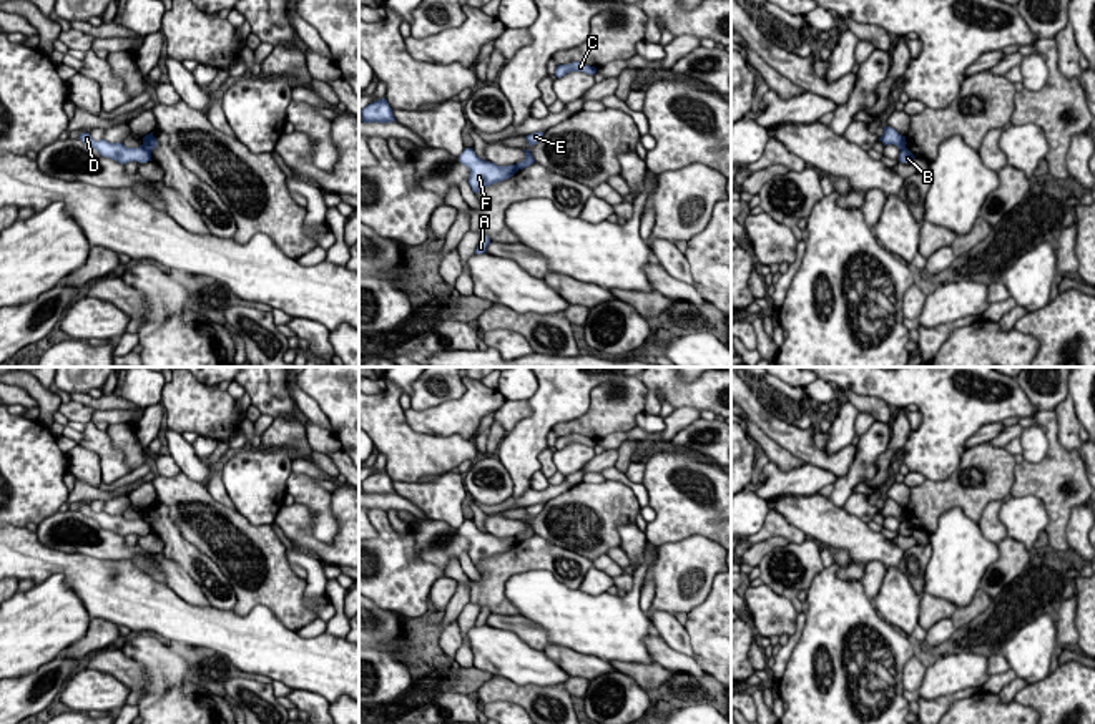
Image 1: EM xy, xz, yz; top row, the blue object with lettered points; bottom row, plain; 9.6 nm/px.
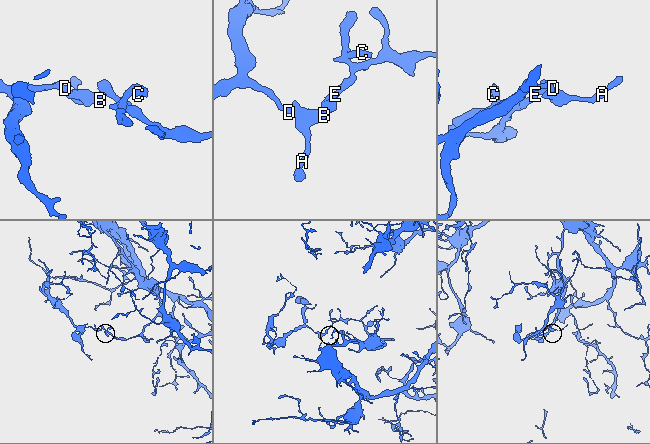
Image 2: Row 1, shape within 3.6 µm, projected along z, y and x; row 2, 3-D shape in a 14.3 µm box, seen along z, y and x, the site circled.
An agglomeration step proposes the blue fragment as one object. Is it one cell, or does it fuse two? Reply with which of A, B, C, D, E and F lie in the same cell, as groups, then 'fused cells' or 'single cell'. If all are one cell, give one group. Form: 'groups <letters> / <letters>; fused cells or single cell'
groups A B D F / C E; fused cells

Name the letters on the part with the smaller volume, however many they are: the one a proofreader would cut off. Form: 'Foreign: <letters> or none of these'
Foreign: A, B, D, F

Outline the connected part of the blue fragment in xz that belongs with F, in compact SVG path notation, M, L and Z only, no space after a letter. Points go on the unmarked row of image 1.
M465 520L459 533L470 541L469 556L475 566L482 560L505 553L518 543L517 536L497 538L495 535L484 533L472 520Z

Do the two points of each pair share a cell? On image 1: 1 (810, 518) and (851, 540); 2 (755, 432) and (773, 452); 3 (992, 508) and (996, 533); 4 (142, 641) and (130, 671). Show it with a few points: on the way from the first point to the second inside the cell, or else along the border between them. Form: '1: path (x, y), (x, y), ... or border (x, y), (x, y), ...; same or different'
1: path (820, 518), (841, 530); same
2: path (760, 437), (770, 447); same
3: path (992, 515), (992, 527); same
4: border (118, 648), (148, 675); different

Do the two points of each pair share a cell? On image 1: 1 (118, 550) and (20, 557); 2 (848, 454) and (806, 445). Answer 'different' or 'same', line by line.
1: different
2: same

